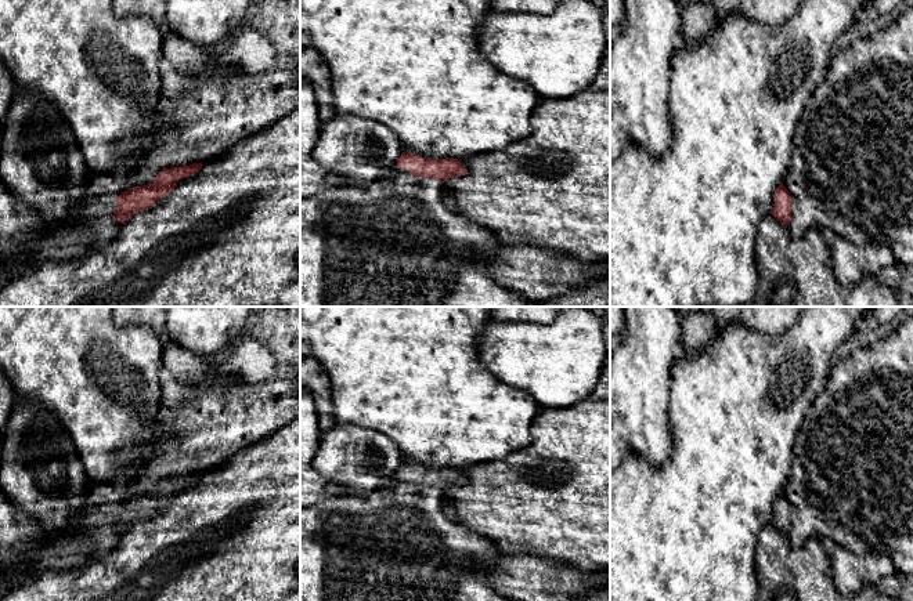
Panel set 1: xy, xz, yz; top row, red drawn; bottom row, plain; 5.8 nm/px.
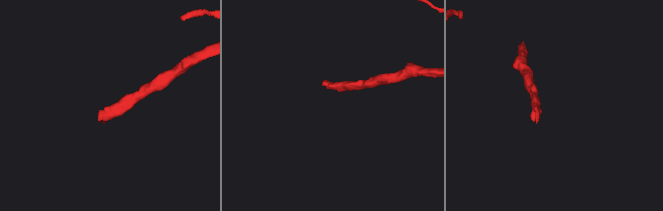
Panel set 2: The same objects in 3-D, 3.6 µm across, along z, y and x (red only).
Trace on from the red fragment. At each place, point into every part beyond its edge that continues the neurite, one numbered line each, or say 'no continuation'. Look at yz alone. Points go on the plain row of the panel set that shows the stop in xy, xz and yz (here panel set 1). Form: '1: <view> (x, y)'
no continuation

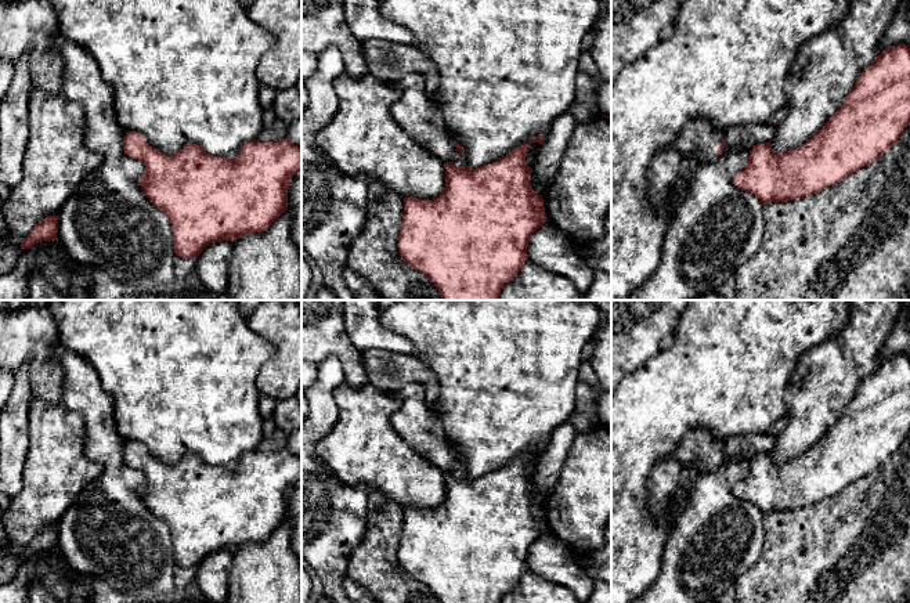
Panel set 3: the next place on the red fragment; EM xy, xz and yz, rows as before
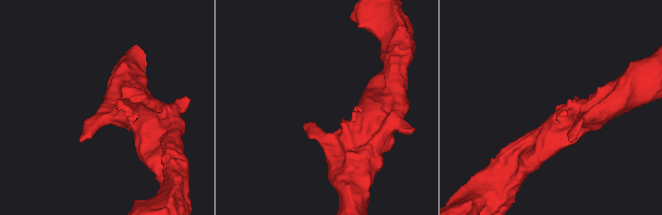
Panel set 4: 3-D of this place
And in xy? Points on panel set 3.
no continuation

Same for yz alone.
1: yz (699, 446)

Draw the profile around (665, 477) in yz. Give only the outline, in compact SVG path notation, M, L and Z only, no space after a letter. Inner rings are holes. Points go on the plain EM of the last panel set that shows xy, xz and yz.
M668 455L654 465L649 476L646 509L658 523L669 516L671 499L680 487L683 467L676 455Z

